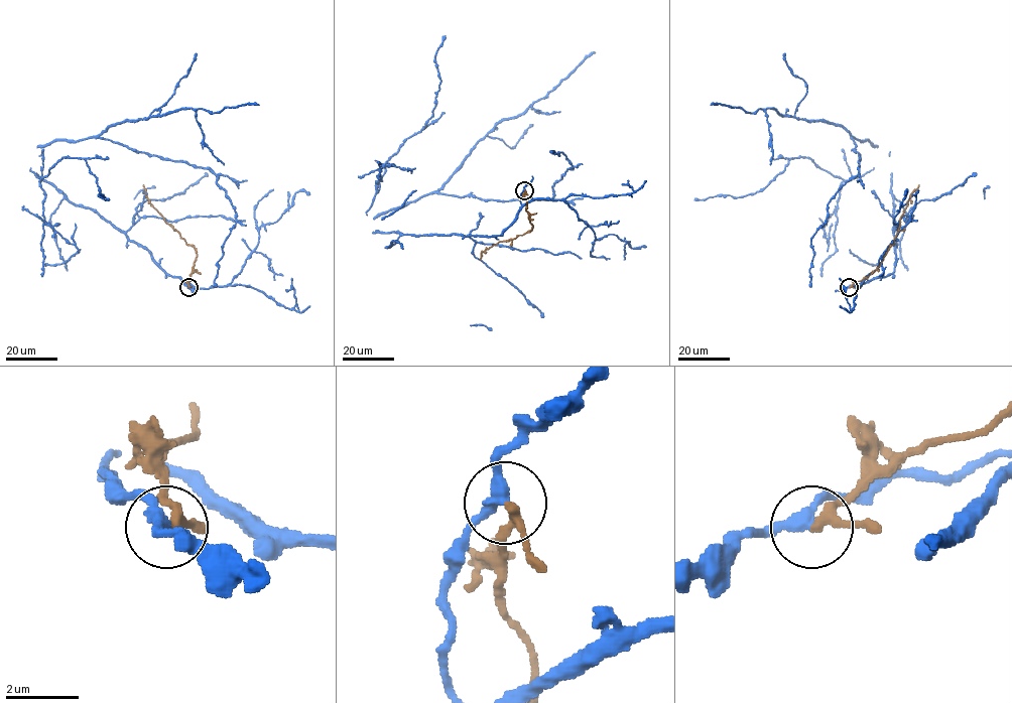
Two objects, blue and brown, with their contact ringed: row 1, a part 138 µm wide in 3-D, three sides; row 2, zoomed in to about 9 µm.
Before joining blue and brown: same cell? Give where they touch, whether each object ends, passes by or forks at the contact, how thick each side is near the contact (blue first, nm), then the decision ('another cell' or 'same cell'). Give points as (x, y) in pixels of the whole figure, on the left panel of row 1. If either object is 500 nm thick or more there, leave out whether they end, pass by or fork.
place (188, 287); blue passes by; brown passes by; calibres 280 and 200 nm; another cell

